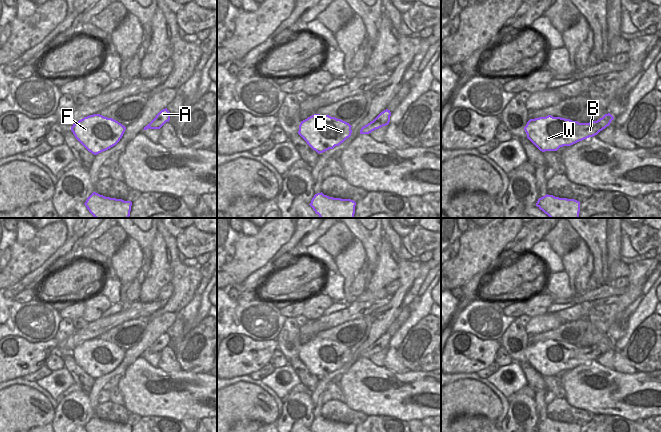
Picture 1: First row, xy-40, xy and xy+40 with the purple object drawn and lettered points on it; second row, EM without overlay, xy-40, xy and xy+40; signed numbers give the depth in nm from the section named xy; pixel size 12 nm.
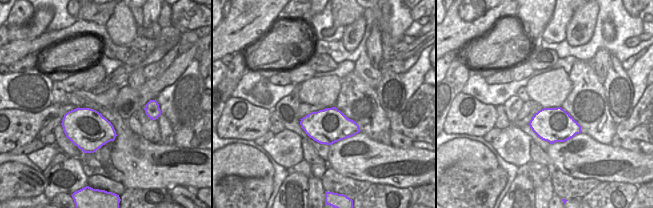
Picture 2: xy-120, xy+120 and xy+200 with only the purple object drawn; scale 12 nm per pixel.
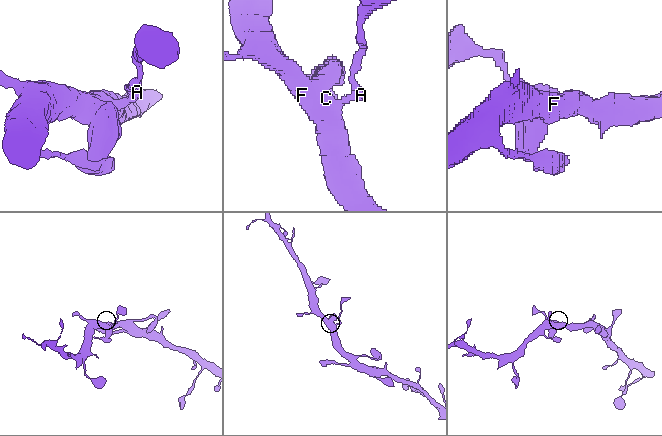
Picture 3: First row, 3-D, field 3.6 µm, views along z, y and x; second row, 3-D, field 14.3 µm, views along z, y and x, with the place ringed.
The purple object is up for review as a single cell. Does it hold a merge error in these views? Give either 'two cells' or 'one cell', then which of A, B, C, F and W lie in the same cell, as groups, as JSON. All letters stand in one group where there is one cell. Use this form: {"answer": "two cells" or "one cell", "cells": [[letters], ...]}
{"answer": "two cells", "cells": [["A"], ["B", "C", "F", "W"]]}

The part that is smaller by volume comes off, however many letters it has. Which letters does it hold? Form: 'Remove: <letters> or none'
Remove: A.

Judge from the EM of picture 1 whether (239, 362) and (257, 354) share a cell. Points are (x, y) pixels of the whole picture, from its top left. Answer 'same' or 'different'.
same

